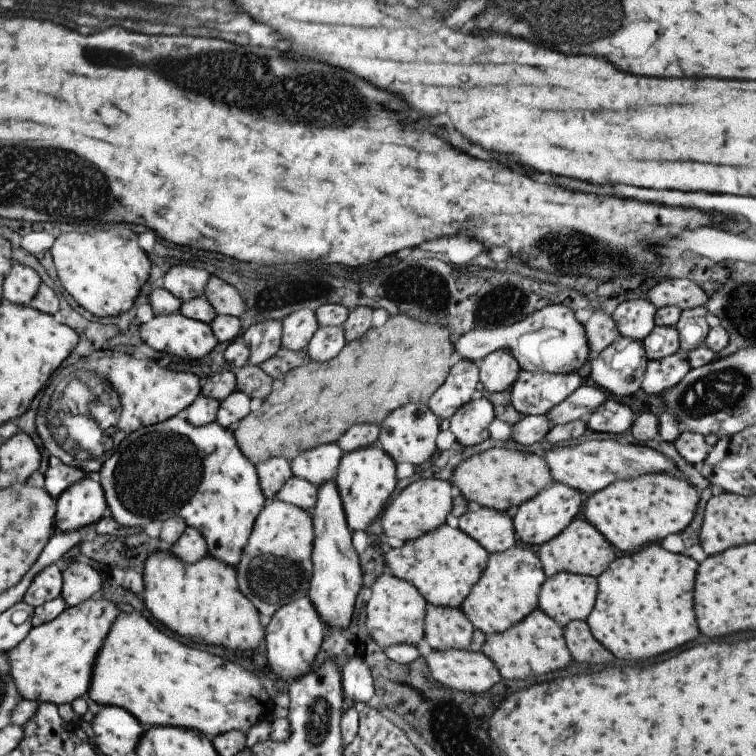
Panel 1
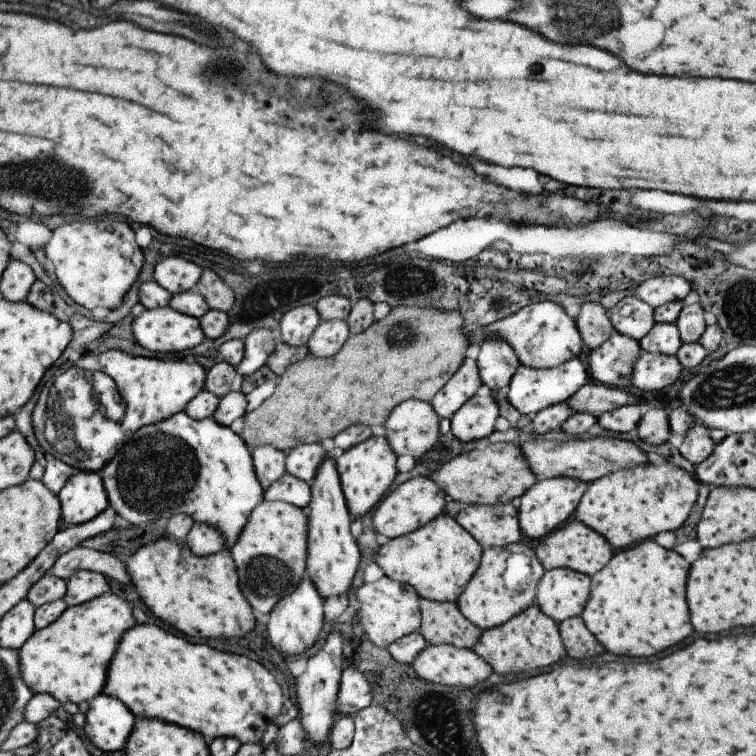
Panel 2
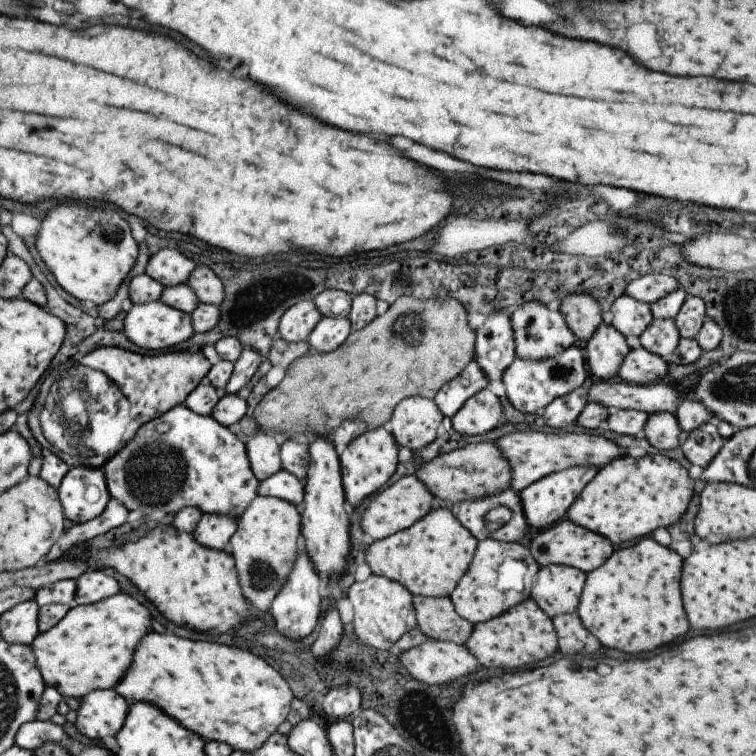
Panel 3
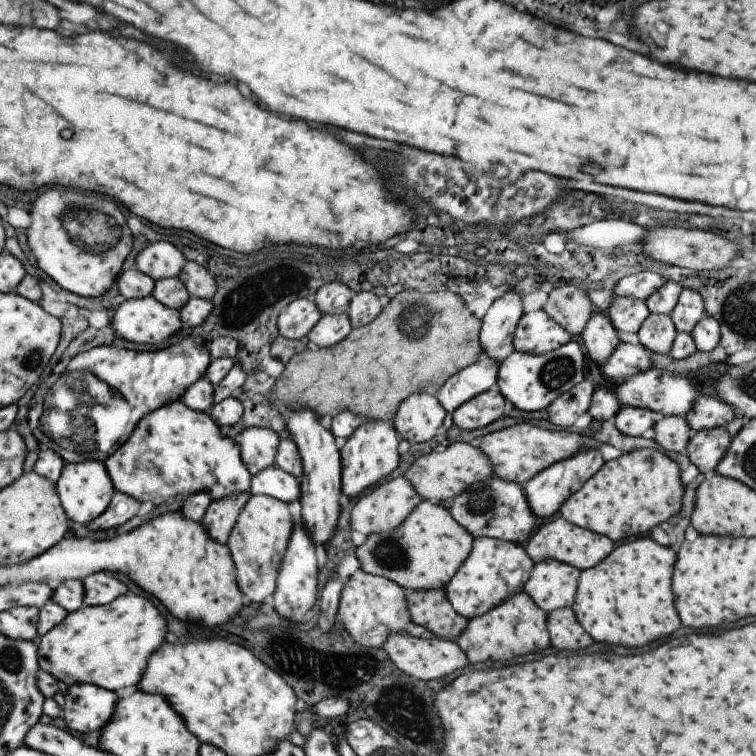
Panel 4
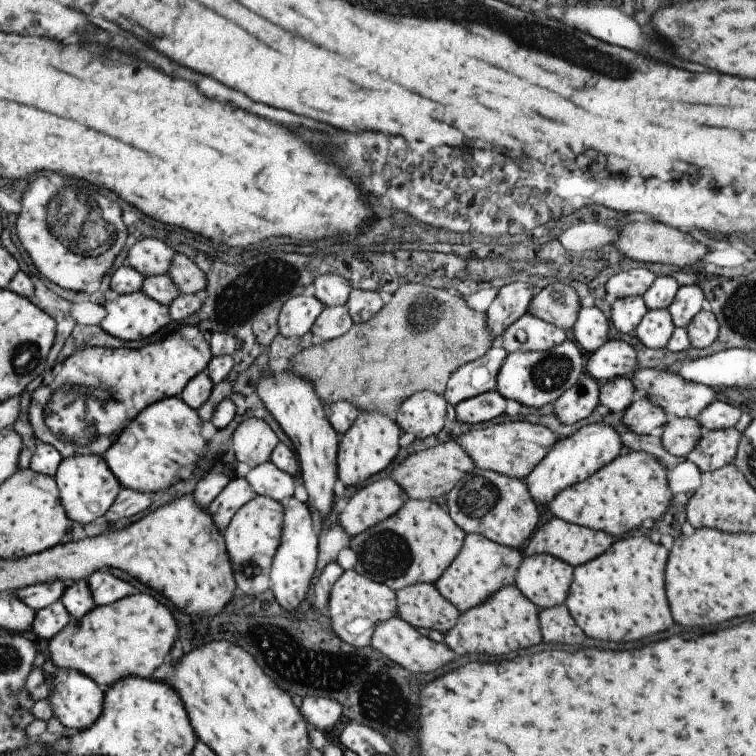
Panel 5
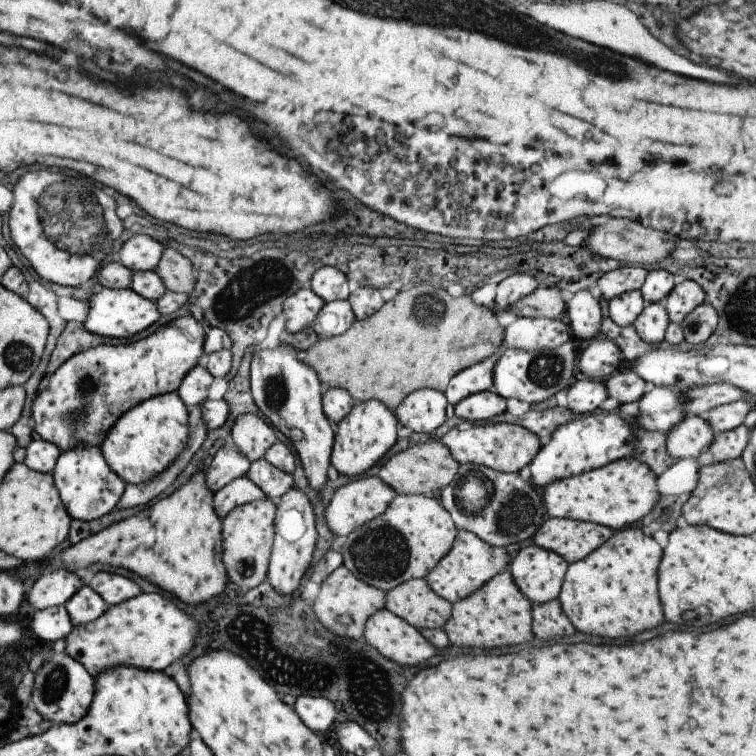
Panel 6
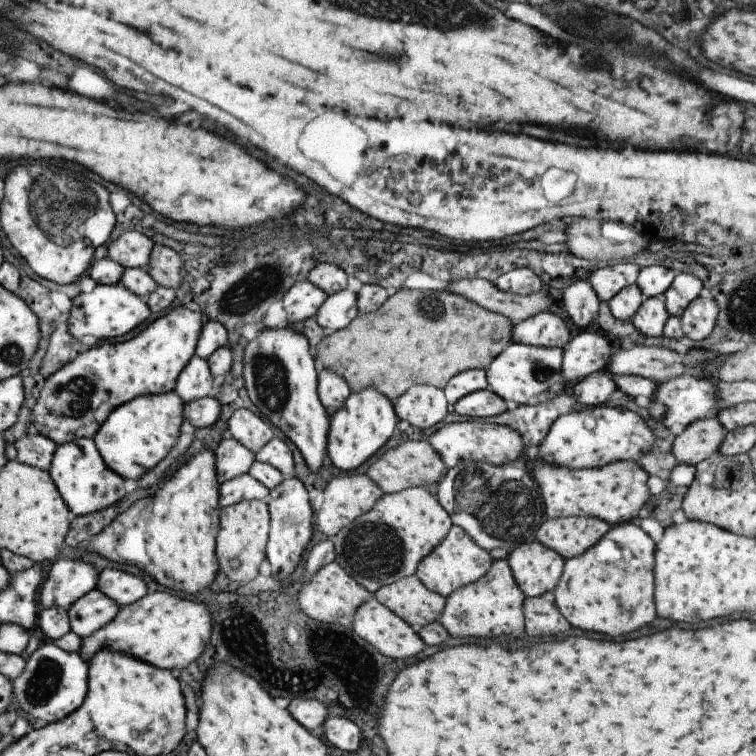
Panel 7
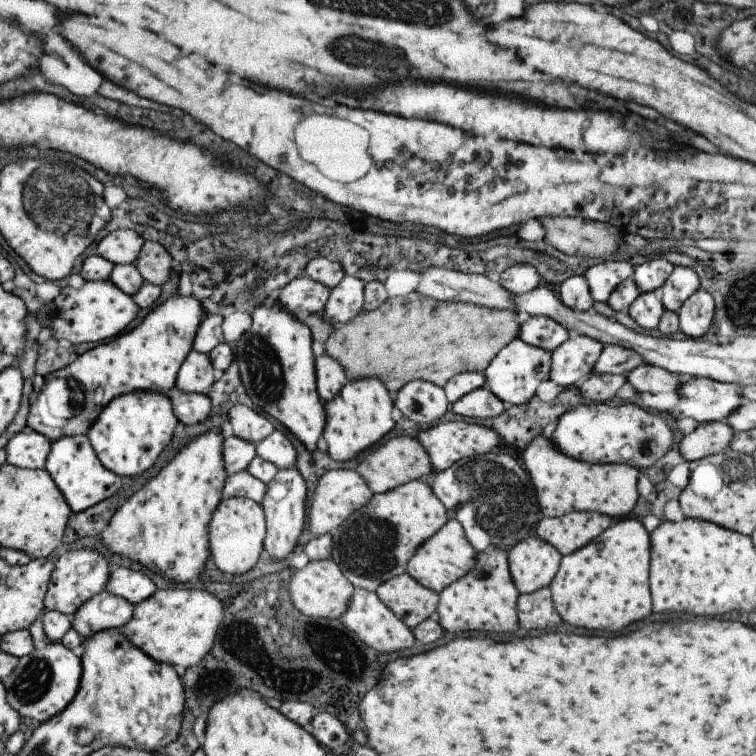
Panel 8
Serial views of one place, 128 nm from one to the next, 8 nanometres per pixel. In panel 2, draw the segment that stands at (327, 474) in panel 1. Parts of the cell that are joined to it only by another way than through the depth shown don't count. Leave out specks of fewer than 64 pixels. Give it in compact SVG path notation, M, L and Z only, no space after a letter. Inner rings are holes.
M317 443L299 444L285 455L284 473L311 485L317 466L326 458L326 452Z

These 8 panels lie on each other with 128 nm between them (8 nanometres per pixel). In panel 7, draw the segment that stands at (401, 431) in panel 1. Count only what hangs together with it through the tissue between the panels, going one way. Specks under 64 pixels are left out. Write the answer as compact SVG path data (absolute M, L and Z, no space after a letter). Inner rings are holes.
M417 385L395 399L392 407L399 421L421 430L441 422L447 401L443 391L431 385Z

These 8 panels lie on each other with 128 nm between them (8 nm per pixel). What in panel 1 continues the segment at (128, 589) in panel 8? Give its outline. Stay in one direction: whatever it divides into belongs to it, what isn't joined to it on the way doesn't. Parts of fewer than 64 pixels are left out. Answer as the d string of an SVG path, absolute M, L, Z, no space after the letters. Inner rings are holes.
M73 561L61 571L62 588L60 598L66 607L73 607L81 602L98 596L102 580L98 571L88 564Z

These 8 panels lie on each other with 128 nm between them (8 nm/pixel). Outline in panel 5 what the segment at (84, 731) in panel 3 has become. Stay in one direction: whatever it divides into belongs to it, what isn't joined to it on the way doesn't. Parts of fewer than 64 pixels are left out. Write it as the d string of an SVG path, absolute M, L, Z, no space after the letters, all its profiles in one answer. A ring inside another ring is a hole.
M56 669L47 698L52 716L65 728L82 731L95 722L102 711L104 689L88 676L73 669Z

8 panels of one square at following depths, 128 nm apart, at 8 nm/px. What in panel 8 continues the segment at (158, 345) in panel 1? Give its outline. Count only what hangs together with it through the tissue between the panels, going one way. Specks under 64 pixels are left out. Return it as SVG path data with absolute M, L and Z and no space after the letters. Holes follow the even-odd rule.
M85 281L79 289L67 285L53 300L45 302L37 313L36 321L51 328L58 342L72 344L89 344L110 340L121 334L131 320L139 314L138 304L131 295L121 292L111 281Z

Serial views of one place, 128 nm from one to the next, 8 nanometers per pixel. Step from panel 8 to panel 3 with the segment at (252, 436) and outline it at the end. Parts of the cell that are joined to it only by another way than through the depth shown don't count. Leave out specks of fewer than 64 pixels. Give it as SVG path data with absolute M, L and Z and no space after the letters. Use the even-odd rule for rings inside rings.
M255 432L252 438L245 441L244 448L251 473L258 482L281 469L280 446L269 433Z

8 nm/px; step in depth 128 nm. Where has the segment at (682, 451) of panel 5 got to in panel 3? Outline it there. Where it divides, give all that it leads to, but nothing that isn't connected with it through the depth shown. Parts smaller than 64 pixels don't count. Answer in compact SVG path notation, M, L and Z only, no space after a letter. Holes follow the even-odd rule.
M669 412L649 414L643 428L644 439L658 451L677 448L680 433L674 414Z

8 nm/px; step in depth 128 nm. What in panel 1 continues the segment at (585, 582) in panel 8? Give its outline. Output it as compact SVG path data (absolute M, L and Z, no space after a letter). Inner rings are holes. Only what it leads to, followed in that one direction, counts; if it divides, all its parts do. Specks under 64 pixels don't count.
M657 543L645 545L633 553L615 558L596 580L597 595L593 609L585 620L596 642L619 660L651 660L663 652L685 646L699 636L693 616L693 589L697 562L693 558L669 554Z

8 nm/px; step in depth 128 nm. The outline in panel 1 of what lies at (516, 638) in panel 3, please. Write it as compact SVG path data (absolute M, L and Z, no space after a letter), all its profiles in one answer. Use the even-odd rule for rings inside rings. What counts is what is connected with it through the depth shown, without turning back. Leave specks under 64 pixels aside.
M538 609L529 612L524 620L519 620L507 630L485 636L480 652L493 662L500 678L507 680L543 676L553 670L561 670L571 662L562 638L562 628Z

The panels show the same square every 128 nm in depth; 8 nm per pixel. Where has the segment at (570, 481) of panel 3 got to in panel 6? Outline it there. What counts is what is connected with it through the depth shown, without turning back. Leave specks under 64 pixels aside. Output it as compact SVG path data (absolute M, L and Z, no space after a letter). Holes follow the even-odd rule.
M598 410L587 413L558 426L550 434L549 440L541 446L529 464L529 482L541 491L549 483L601 468L621 457L631 457L632 450L632 432L625 419Z

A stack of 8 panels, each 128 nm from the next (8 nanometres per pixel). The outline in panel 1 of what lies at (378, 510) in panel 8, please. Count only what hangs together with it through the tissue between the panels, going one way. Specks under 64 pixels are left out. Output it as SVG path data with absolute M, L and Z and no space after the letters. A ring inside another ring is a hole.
M444 523L413 540L404 541L399 548L387 550L383 560L384 566L390 569L391 576L409 582L425 603L460 609L471 586L483 573L487 556L488 553L471 536L459 528L449 528Z

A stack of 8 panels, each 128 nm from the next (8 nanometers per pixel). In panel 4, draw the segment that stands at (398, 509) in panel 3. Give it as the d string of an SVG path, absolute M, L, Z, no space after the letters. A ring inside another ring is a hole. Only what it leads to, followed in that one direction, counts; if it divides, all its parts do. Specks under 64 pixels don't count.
M401 475L399 477L388 477L387 482L373 488L371 492L363 494L361 498L357 498L357 502L353 504L351 512L349 512L349 528L359 534L367 537L369 534L379 534L379 532L389 532L395 526L399 526L405 516L422 502L417 496L417 492L413 491L411 484Z

